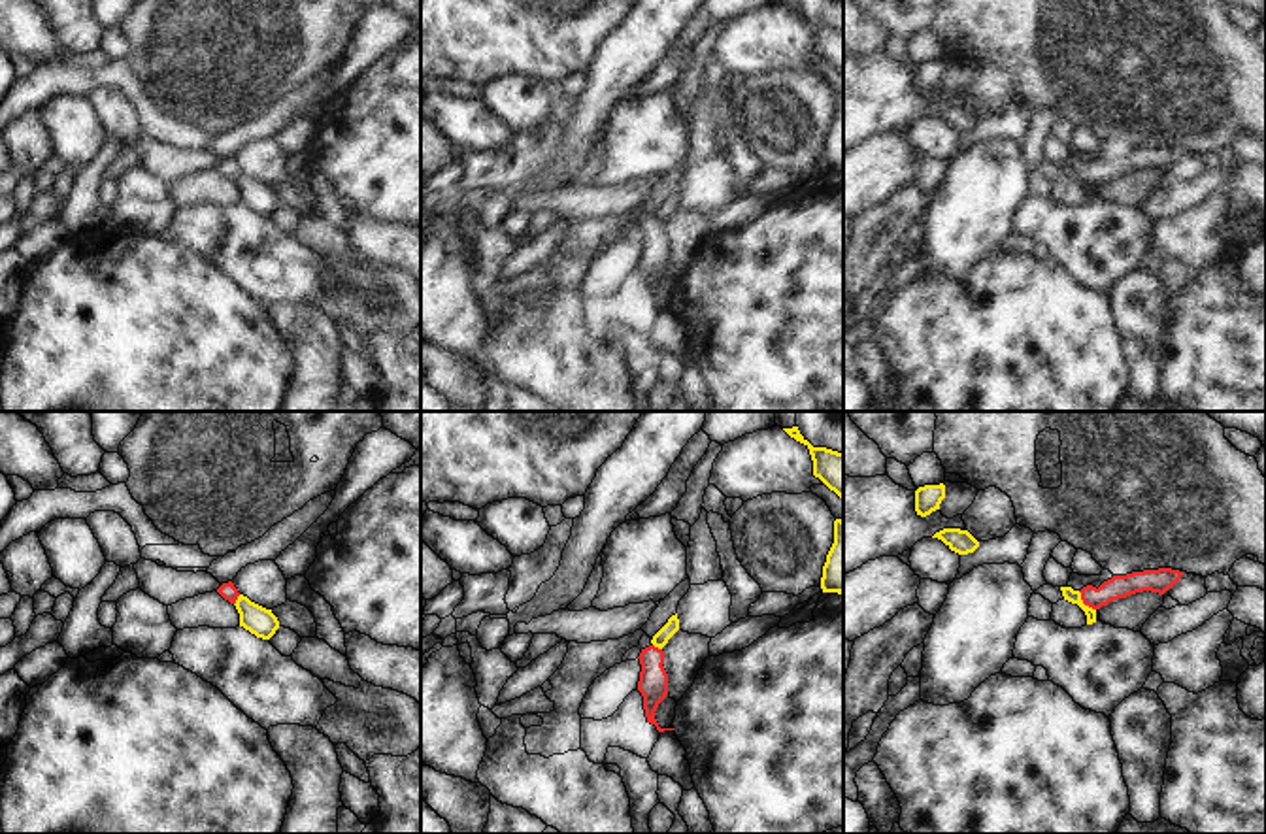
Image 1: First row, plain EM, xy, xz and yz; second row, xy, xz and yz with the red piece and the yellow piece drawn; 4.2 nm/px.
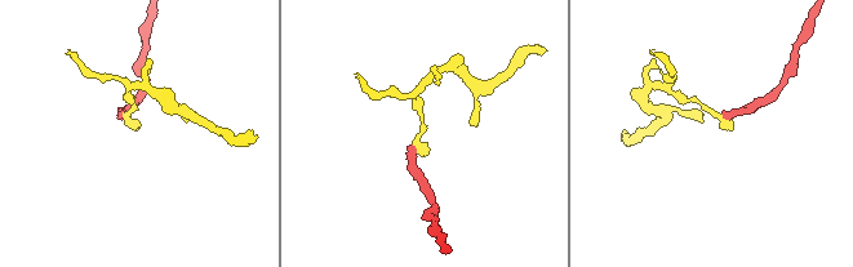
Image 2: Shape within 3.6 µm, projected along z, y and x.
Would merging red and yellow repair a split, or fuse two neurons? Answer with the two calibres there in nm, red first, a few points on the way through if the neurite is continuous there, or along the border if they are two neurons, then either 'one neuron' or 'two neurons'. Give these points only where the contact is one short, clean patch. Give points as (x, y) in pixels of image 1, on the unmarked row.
100 nm thick on the red side, 60 nm on the other; border along yz (1078, 168), (1080, 176), (1095, 187); two neurons

